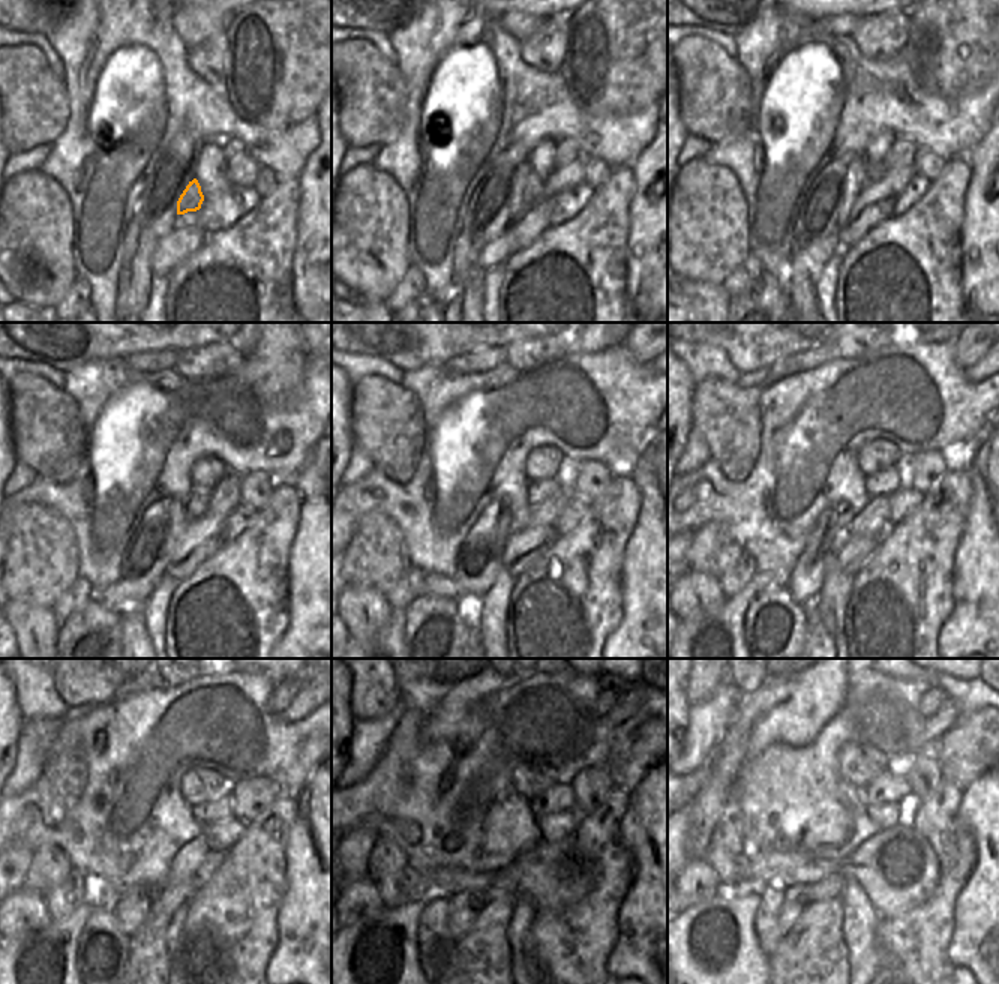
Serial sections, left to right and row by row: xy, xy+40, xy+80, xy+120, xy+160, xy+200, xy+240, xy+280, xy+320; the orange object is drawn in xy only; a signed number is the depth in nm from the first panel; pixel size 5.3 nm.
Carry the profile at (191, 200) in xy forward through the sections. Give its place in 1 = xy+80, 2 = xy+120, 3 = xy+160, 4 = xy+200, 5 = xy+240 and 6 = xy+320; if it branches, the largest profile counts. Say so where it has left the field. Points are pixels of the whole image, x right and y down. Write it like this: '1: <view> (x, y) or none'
1: xy+80 (872, 171)
2: xy+120 (200, 497)
3: xy+160 (537, 491)
4: xy+200 (884, 483)
5: xy+240 (206, 813)
6: xy+320 (887, 788)

